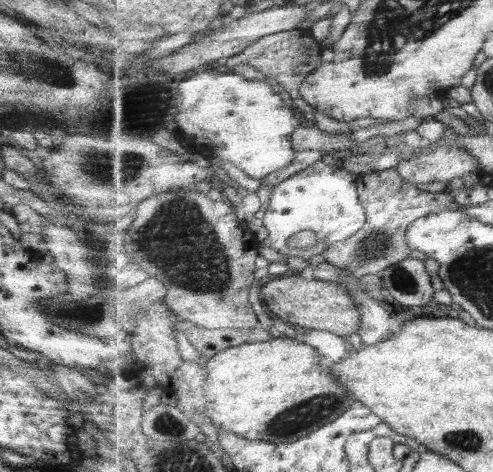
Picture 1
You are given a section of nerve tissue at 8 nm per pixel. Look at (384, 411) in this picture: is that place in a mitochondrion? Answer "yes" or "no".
no

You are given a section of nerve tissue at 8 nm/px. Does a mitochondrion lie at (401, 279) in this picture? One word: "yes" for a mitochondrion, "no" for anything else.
yes

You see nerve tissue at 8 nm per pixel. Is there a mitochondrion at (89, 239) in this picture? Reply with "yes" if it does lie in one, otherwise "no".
no

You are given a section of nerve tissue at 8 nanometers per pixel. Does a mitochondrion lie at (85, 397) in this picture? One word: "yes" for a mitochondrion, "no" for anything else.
no

